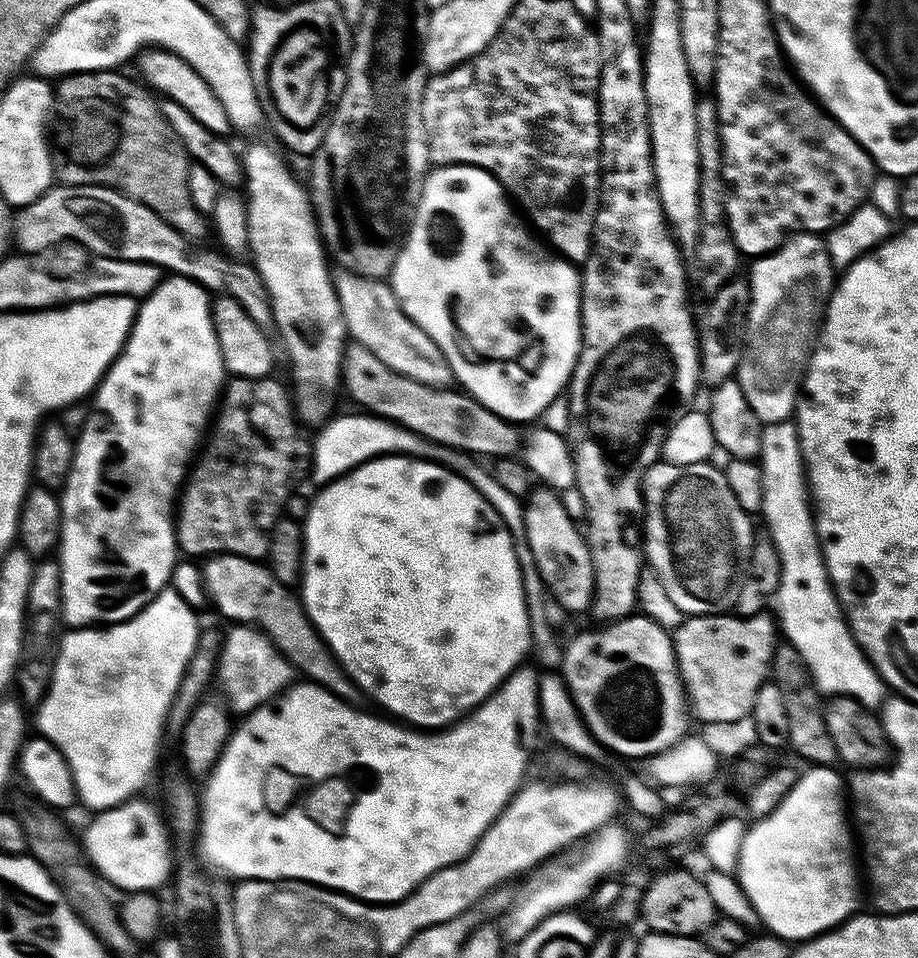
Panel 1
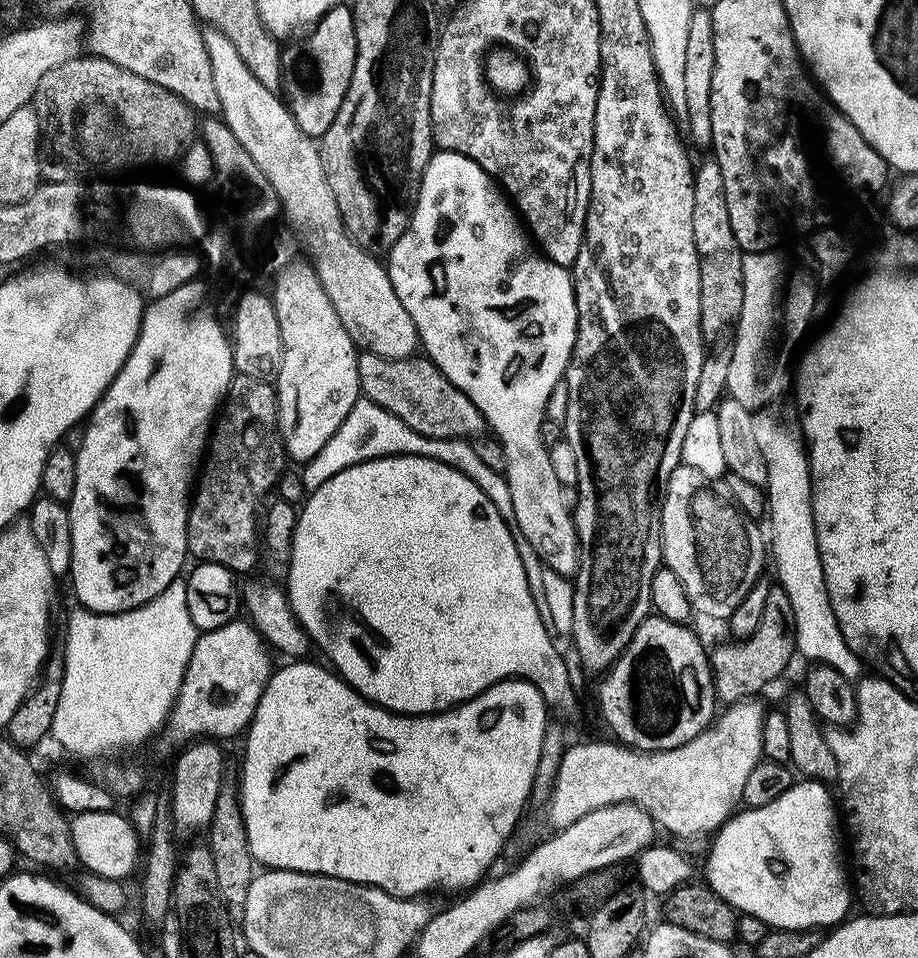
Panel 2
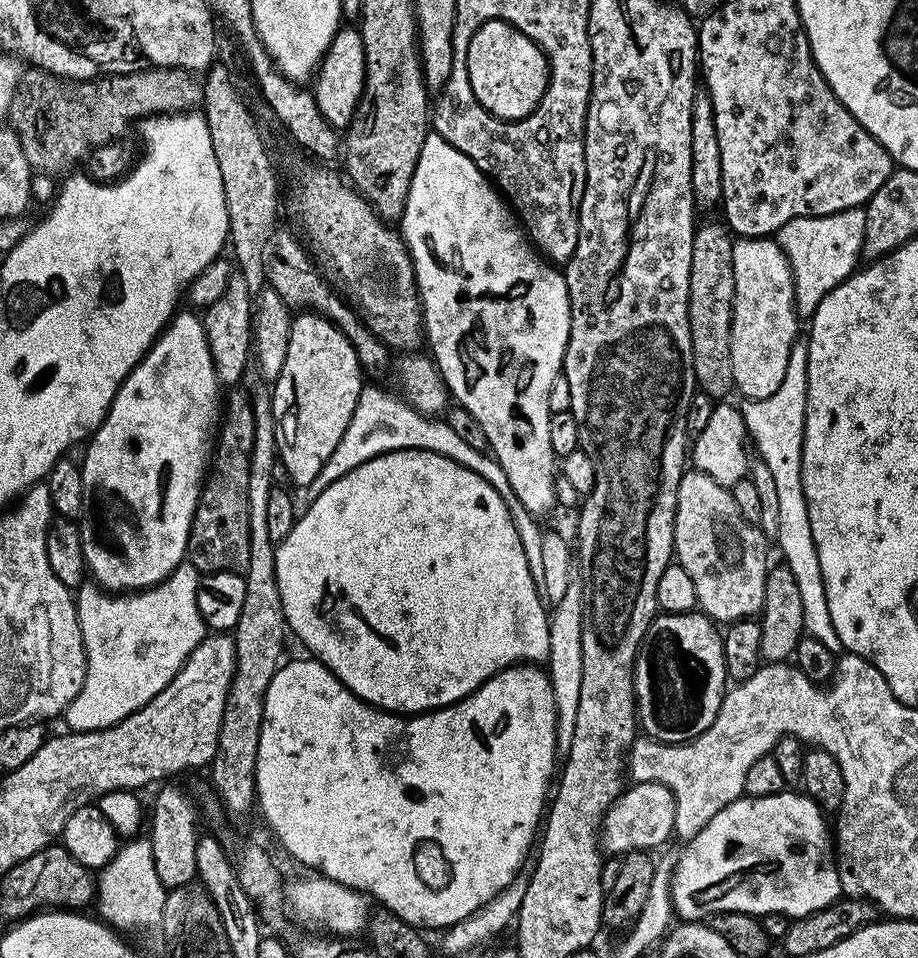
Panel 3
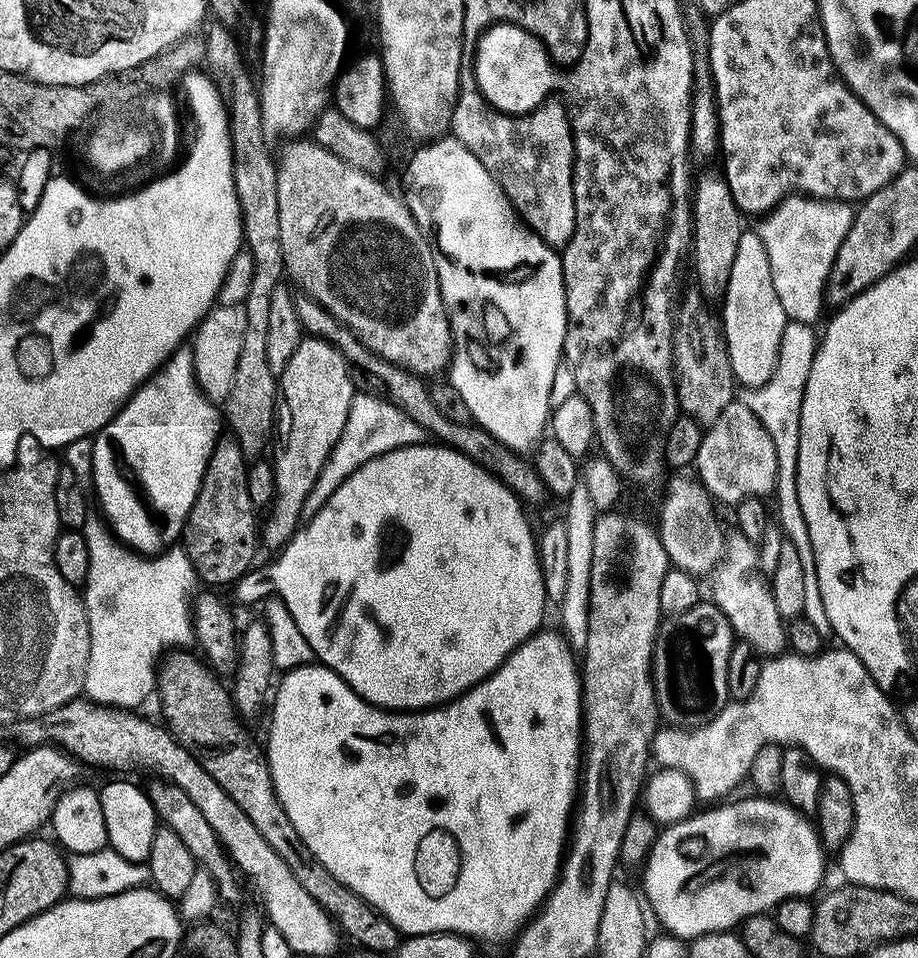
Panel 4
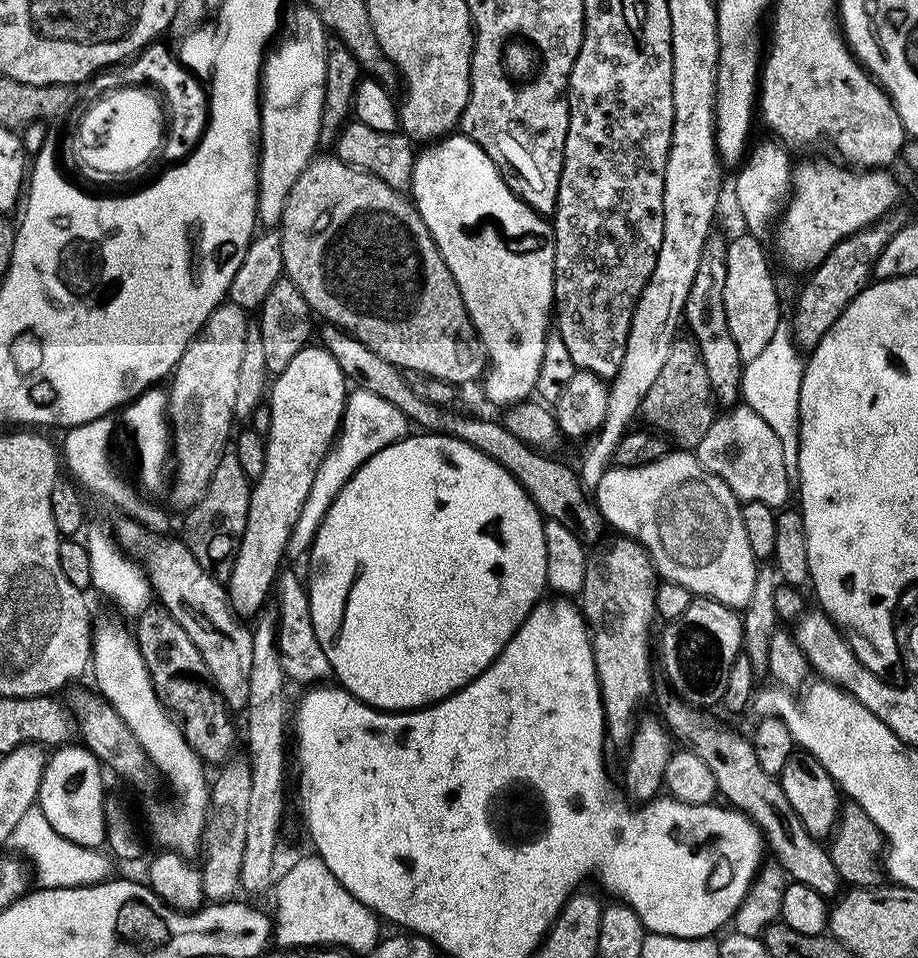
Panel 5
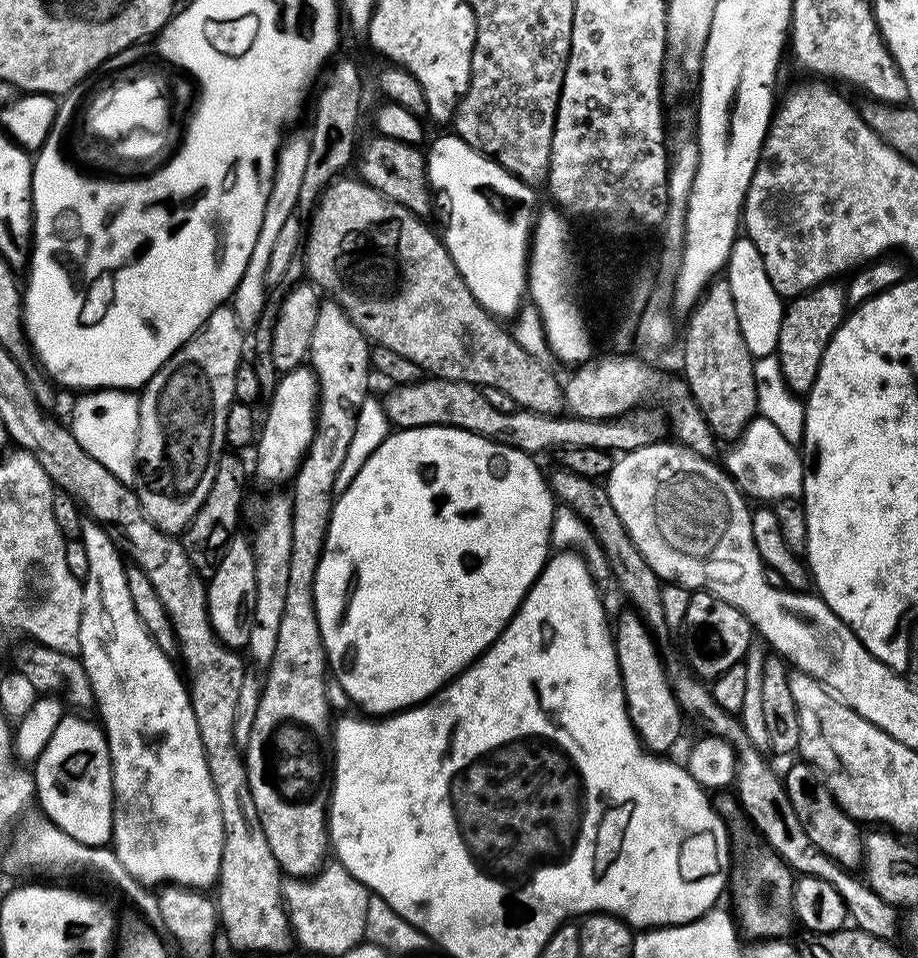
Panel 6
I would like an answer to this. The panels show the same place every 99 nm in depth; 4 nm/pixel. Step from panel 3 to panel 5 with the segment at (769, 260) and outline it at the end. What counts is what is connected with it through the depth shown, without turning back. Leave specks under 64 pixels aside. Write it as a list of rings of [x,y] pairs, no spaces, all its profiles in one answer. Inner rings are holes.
[[[743,234],[737,240],[728,240],[726,254],[726,322],[730,322],[730,334],[738,346],[740,359],[747,362],[758,358],[774,330],[782,323],[780,300],[776,297],[776,284],[768,269],[768,256],[759,239],[751,234]]]

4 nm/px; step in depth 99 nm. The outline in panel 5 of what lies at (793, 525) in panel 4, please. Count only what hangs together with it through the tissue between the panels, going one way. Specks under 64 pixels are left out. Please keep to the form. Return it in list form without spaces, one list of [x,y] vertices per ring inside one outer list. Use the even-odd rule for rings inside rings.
[[[782,322],[774,330],[774,338],[758,358],[747,361],[740,379],[743,403],[754,410],[778,434],[786,462],[786,474],[798,477],[798,450],[800,449],[800,395],[806,360],[792,337],[791,323]]]

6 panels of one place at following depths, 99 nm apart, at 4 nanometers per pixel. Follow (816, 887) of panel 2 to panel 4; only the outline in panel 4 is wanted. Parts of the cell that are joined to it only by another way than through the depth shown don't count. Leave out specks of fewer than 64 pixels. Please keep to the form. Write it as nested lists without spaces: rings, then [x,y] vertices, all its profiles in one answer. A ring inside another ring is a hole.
[[[752,798],[756,800],[736,800],[733,804],[721,803],[719,806],[712,806],[709,812],[697,811],[695,814],[680,820],[676,824],[669,824],[659,833],[656,841],[653,842],[652,850],[642,865],[644,872],[644,892],[642,896],[652,903],[652,912],[660,919],[660,924],[665,933],[677,938],[695,938],[710,935],[711,932],[727,932],[735,929],[748,916],[759,916],[775,909],[784,900],[796,897],[811,897],[811,892],[824,880],[824,856],[826,849],[820,843],[820,833],[816,831],[813,821],[807,815],[801,814],[797,809],[792,808],[787,802],[781,802],[776,798]]]

